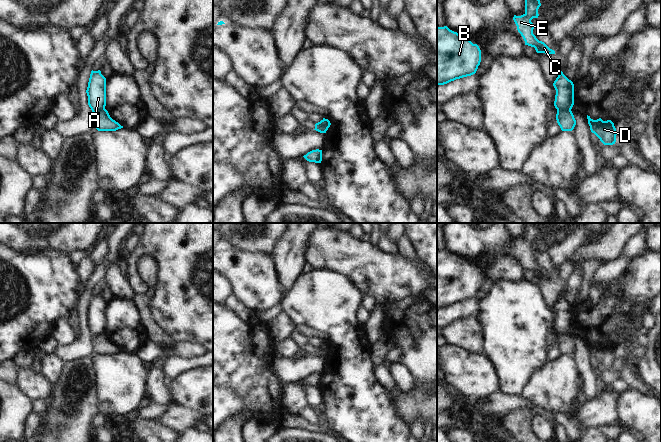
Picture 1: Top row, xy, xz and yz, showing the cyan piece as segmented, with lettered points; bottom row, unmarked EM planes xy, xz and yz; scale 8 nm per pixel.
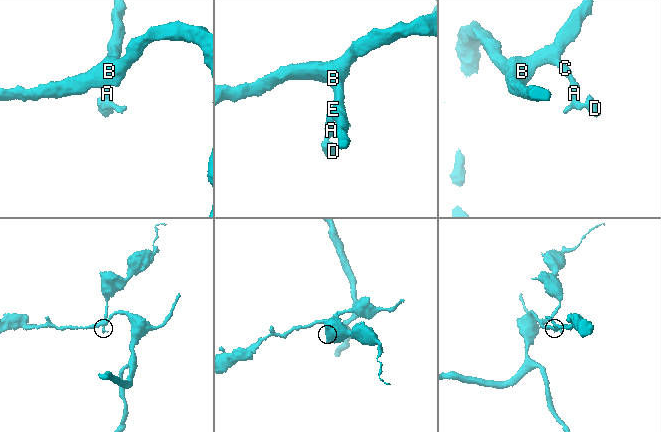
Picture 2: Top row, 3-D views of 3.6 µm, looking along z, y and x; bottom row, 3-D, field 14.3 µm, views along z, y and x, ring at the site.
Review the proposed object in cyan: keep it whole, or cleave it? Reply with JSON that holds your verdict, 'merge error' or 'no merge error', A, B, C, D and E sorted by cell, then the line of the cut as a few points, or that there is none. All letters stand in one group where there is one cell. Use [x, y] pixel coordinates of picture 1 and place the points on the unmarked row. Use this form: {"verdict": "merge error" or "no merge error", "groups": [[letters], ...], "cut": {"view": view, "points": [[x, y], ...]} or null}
{"verdict": "merge error", "groups": [["A", "B", "C", "E"], ["D"]], "cut": {"view": "yz", "points": [[570, 333], [559, 333], [557, 335]]}}

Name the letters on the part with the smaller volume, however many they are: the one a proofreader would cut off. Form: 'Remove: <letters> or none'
Remove: D

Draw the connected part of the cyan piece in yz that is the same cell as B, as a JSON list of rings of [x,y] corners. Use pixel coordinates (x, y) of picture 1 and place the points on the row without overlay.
[[[447,250],[437,251],[437,309],[475,298],[480,286],[477,268]]]

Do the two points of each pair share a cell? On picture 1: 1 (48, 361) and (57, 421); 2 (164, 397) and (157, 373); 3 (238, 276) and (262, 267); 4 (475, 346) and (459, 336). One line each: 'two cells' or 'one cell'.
1: two cells
2: one cell
3: one cell
4: one cell

